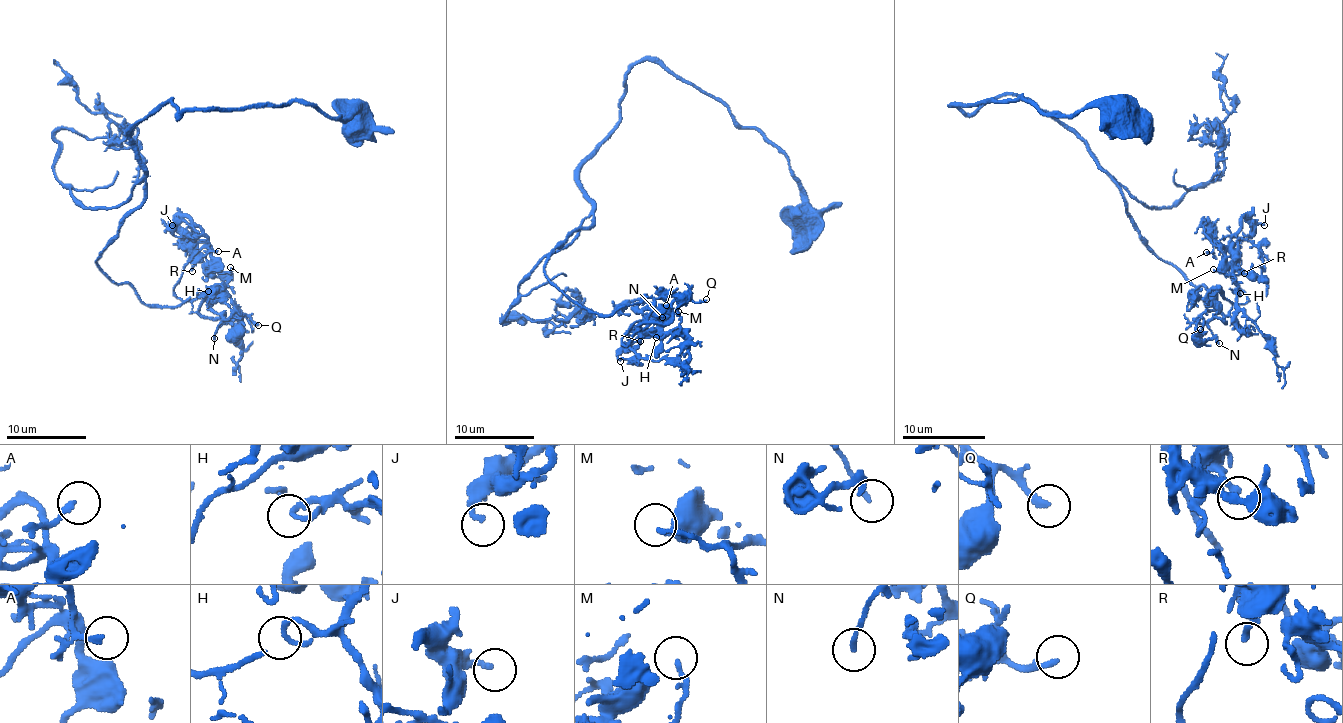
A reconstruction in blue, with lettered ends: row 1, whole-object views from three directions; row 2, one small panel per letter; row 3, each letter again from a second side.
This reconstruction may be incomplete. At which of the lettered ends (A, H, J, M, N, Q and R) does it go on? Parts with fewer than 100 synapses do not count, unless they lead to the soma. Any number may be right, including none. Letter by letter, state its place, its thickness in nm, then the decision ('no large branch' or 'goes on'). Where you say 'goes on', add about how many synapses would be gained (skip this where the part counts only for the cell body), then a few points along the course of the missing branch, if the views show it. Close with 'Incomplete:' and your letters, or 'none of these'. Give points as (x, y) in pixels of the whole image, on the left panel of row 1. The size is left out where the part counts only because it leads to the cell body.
A: at (218, 251); 160 nm thick; no large branch
H: at (208, 291); 220 nm thick; no large branch
J: at (172, 225); 200 nm thick; no large branch
M: at (230, 267); 90 nm thick; no large branch
N: at (214, 338); 150 nm thick; no large branch
Q: at (258, 325); 190 nm thick; goes on; about 140 synapses
R: at (192, 271); 220 nm thick; no large branch
Incomplete: Q

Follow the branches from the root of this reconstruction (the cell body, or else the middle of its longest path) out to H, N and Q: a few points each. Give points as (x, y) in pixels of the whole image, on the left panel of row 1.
H: (361, 121), (168, 100), (130, 131), (144, 199), (97, 265), (194, 313), (192, 249), (230, 275), (208, 291)
N: (361, 121), (168, 100), (130, 131), (144, 199), (97, 265), (146, 305), (210, 297), (214, 338)
Q: (361, 121), (168, 100), (130, 131), (144, 199), (97, 265), (258, 325)

